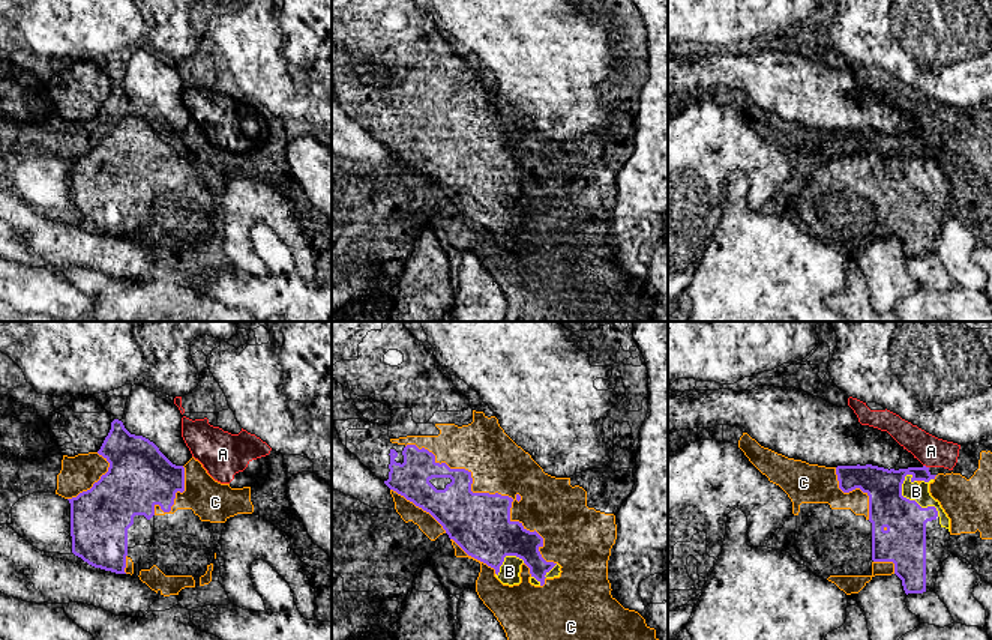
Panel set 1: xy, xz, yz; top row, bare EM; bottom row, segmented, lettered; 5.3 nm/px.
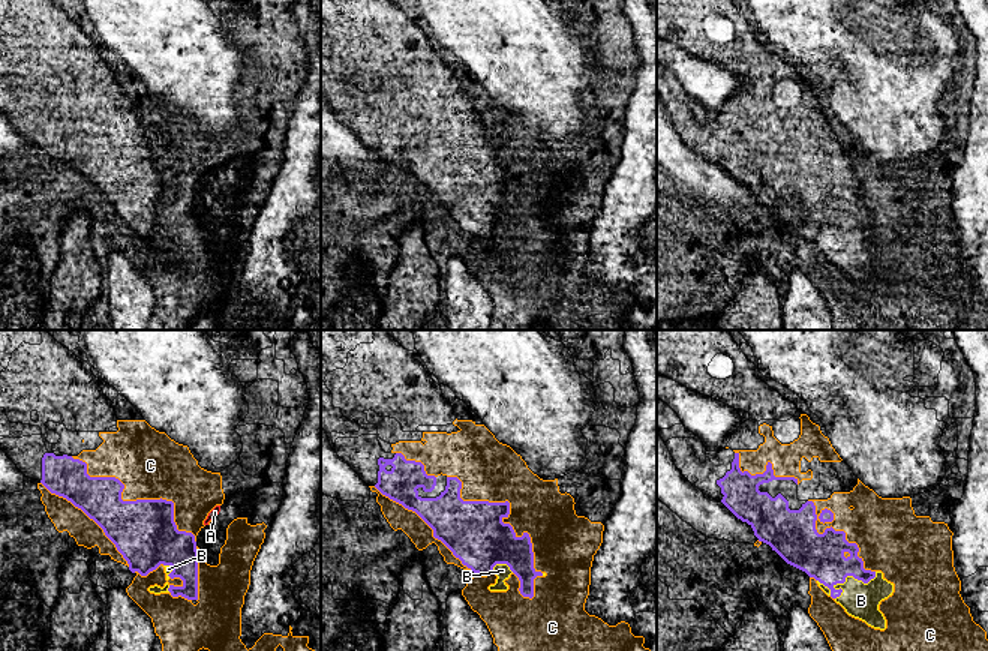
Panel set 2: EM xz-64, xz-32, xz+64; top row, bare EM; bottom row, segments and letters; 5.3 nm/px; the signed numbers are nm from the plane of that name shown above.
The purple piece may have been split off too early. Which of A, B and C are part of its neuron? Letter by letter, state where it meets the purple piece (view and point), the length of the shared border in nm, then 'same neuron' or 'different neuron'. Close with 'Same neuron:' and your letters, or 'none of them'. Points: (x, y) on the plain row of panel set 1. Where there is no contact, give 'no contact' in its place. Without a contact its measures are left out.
A: yz (925, 129) | 40 nm | different neuron
B: yz (913, 164) | 280 nm | same neuron
C: xz (491, 158) | 1050 nm | different neuron
Same neuron: B

